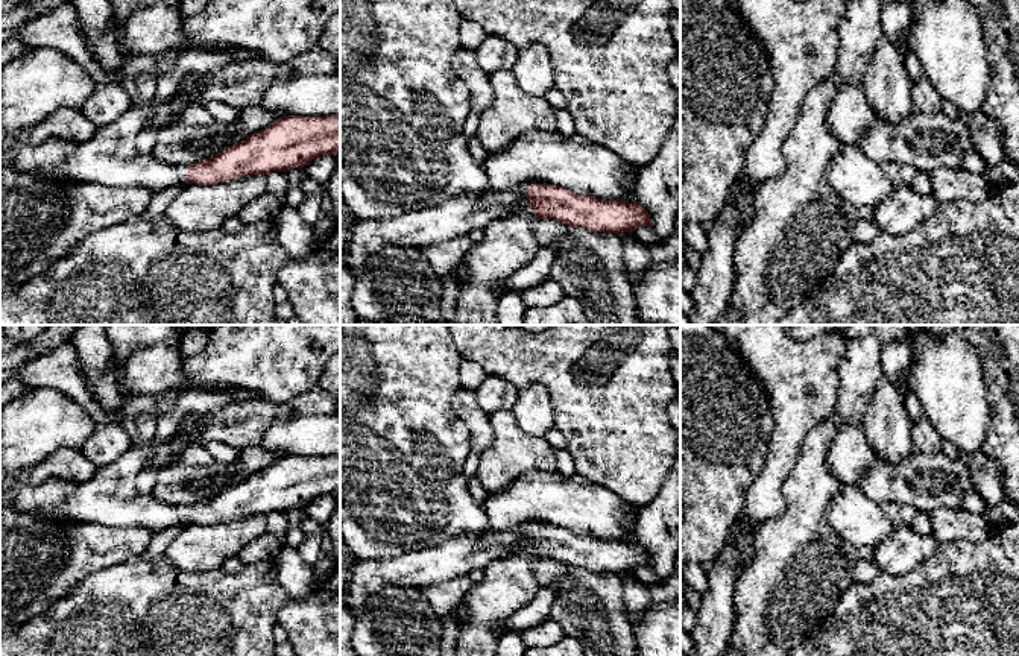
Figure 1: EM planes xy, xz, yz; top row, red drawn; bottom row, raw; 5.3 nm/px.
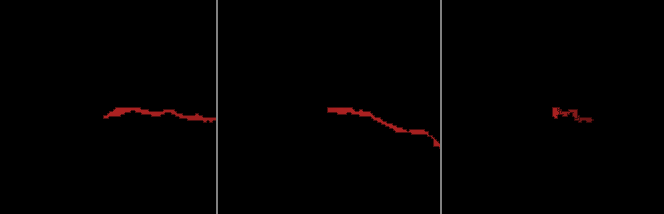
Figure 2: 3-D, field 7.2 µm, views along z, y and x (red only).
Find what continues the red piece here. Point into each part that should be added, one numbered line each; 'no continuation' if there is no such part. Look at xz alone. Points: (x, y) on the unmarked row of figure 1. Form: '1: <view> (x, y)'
1: xz (459, 556)

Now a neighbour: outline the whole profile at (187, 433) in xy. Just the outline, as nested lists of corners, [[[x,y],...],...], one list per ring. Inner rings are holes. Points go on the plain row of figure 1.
[[[187,415],[179,424],[175,436],[170,440],[172,456],[170,460],[164,465],[155,465],[152,468],[143,468],[135,474],[137,490],[143,495],[150,495],[155,487],[156,477],[159,471],[169,465],[173,465],[182,454],[182,451],[194,443],[199,437],[200,424],[199,415]]]

